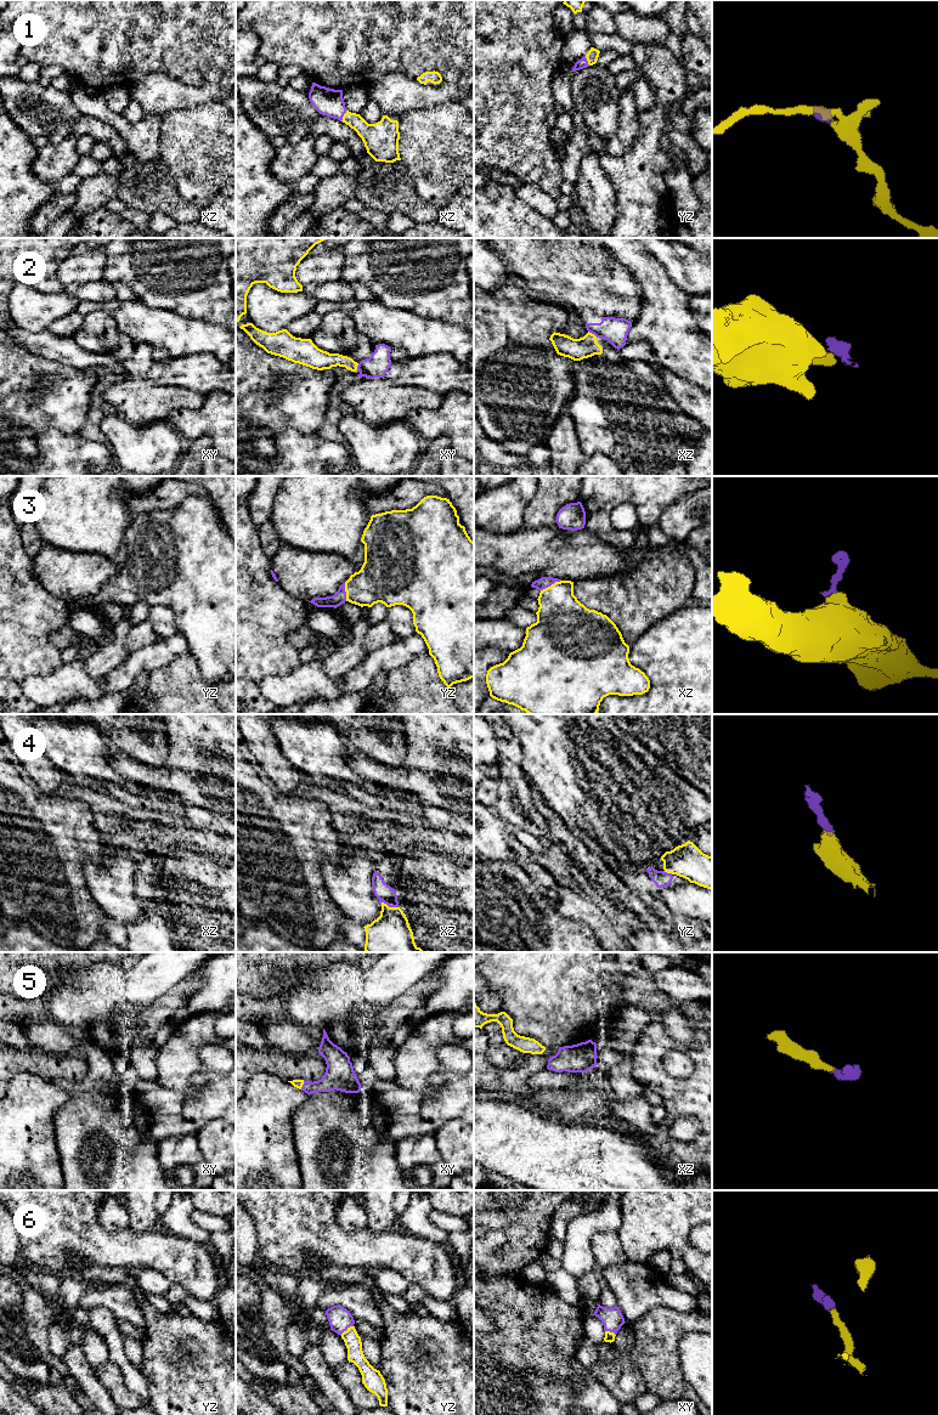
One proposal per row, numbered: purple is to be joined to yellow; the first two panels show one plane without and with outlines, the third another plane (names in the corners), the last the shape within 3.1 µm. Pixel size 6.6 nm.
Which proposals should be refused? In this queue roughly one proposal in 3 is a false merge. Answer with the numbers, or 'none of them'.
2, 4

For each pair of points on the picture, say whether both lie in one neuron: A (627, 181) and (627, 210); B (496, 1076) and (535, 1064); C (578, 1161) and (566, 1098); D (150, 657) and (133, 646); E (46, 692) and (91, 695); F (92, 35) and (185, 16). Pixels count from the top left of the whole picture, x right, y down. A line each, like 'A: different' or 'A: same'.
A: same
B: same
C: different
D: different
E: same
F: same

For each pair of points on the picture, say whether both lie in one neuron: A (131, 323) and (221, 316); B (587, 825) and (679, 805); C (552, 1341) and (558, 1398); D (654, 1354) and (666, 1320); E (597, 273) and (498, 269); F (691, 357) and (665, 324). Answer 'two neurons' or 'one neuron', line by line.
A: two neurons
B: one neuron
C: one neuron
D: one neuron
E: two neurons
F: one neuron

